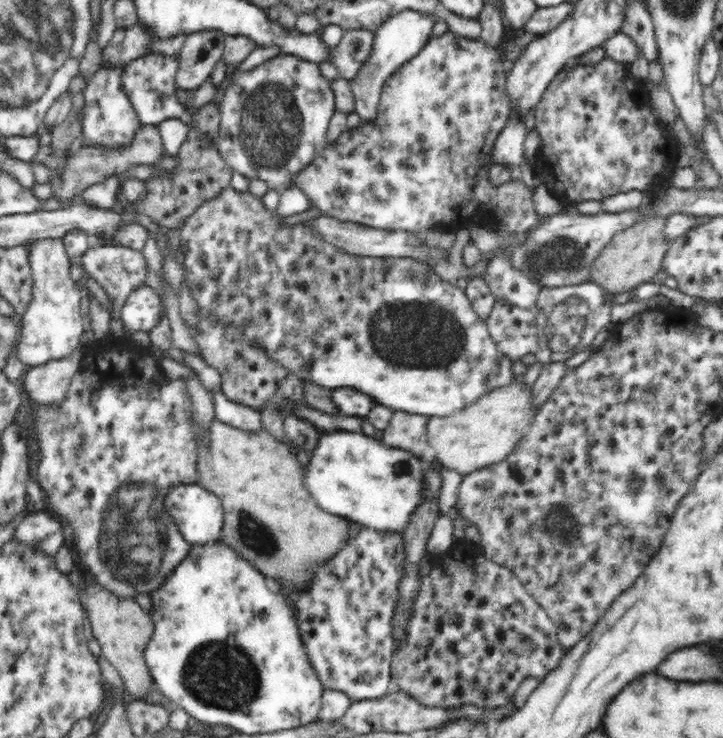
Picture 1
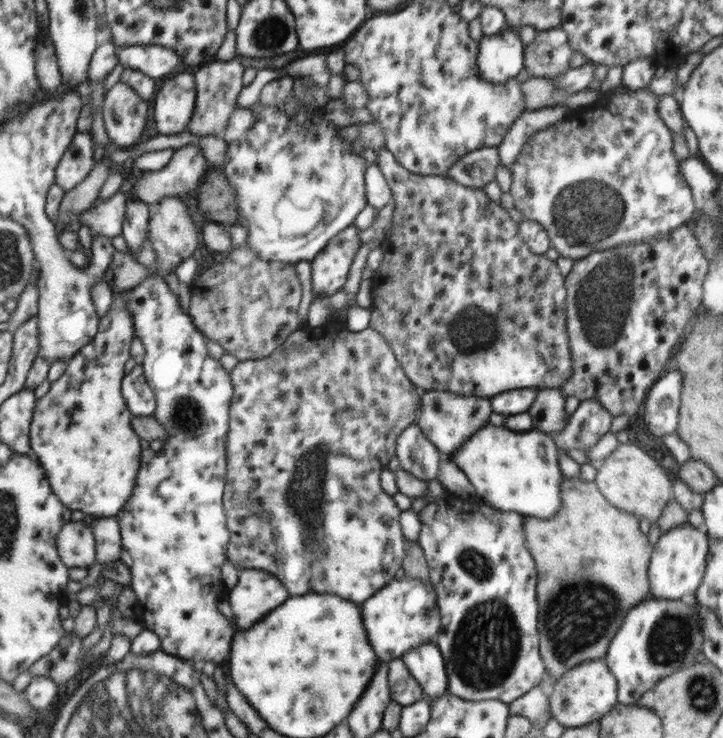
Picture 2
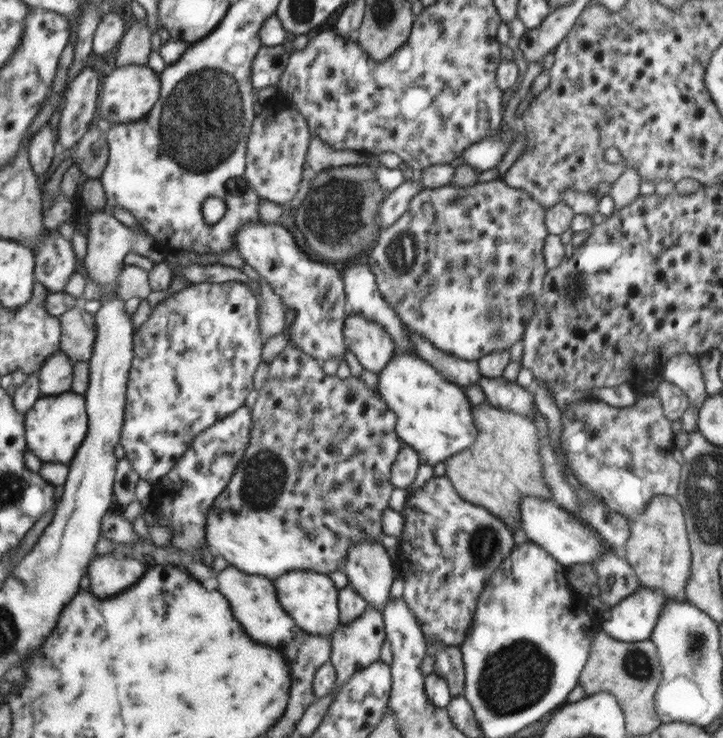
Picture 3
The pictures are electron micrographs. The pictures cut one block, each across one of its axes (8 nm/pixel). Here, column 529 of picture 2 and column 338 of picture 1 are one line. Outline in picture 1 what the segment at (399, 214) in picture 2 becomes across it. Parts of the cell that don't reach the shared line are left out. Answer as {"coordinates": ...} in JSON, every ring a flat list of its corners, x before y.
{"coordinates":[[232,186,224,187,224,190,213,195,211,199,205,199,177,230,184,255,184,286,188,286,188,294,192,295,192,302,196,302,199,316,214,320,221,326,233,324,235,334,243,336,243,340,261,348,268,360,276,362,290,376,331,390,340,387,356,389,379,405,387,406,394,411,445,417,476,402,478,397,493,391,496,387,512,382,512,378,515,377,511,369,512,361,502,356,496,343,489,336,485,319,481,319,471,307,465,289,440,279,439,275,424,263,416,262,415,258,365,257,344,251,323,238,320,227,315,225,315,220,316,218,304,218,304,222,292,222,292,218,284,218,282,214,278,214,278,209,269,210,260,194,237,191]]}

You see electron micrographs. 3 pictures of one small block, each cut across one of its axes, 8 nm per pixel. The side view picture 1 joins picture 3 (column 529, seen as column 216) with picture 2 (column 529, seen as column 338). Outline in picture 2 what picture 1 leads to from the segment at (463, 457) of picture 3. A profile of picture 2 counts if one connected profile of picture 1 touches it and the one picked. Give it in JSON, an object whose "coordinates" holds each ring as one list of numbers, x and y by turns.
{"coordinates":[[580,476,572,478,565,477,562,483,563,506,554,518,548,520,536,518,534,516,523,517,523,529,527,547,532,553,533,559,536,560,536,566,540,566,540,634,542,635,542,652,543,659,546,662,547,675,555,678,557,681,568,669,574,669,584,662,584,660,602,659,606,655,606,650,610,649,612,638,618,632,619,628,626,620,630,608,642,603,642,600,648,596,648,588,651,588,650,574,646,574,646,570,650,570,648,562,651,562,651,556,655,548,652,548,648,536,640,531,638,526,638,517,630,514,628,511,619,507,612,506,607,501,607,497,599,489,595,481,583,480]]}

